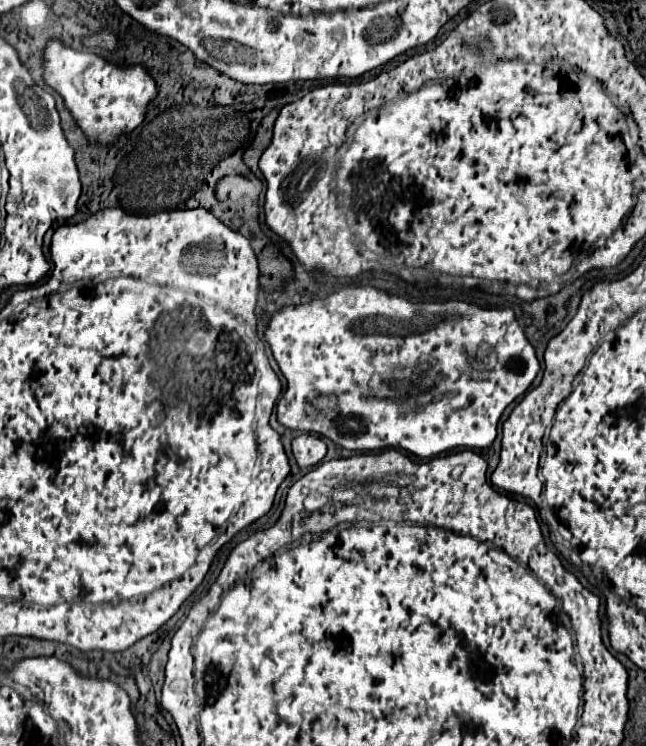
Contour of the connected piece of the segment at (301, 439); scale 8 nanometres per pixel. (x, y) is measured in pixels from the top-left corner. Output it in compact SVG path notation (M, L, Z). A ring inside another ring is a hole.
M302 434L292 440L292 454L302 470L310 470L326 456L326 444L312 434Z

